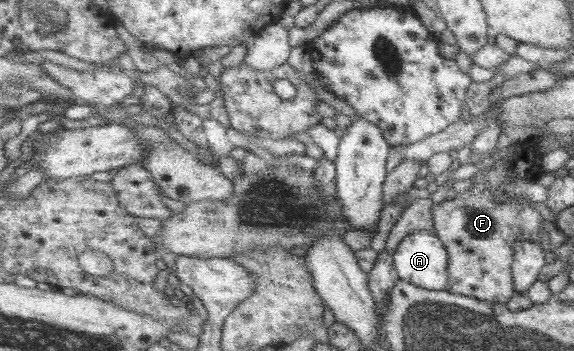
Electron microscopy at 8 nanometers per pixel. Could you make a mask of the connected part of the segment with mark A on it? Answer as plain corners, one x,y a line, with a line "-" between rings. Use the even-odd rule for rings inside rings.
418,229
403,238
396,247
397,251
392,255
393,263
399,277
403,281
413,282
425,289
449,290
449,254
444,242
435,231

